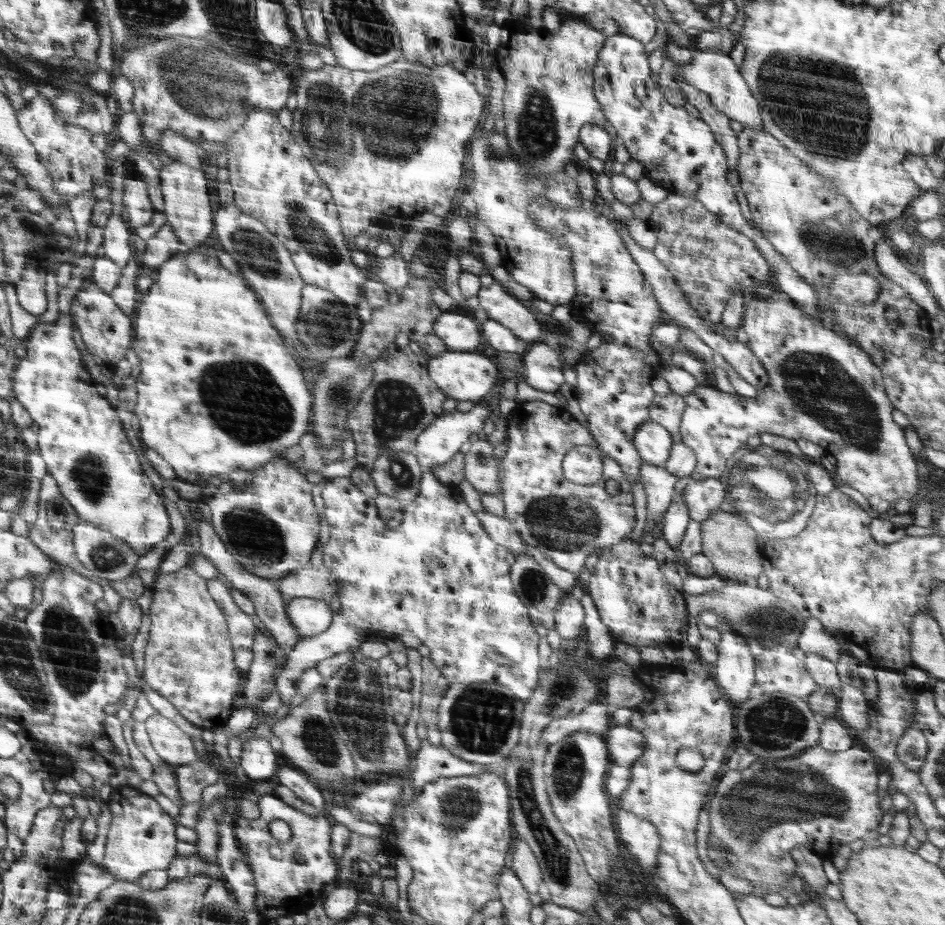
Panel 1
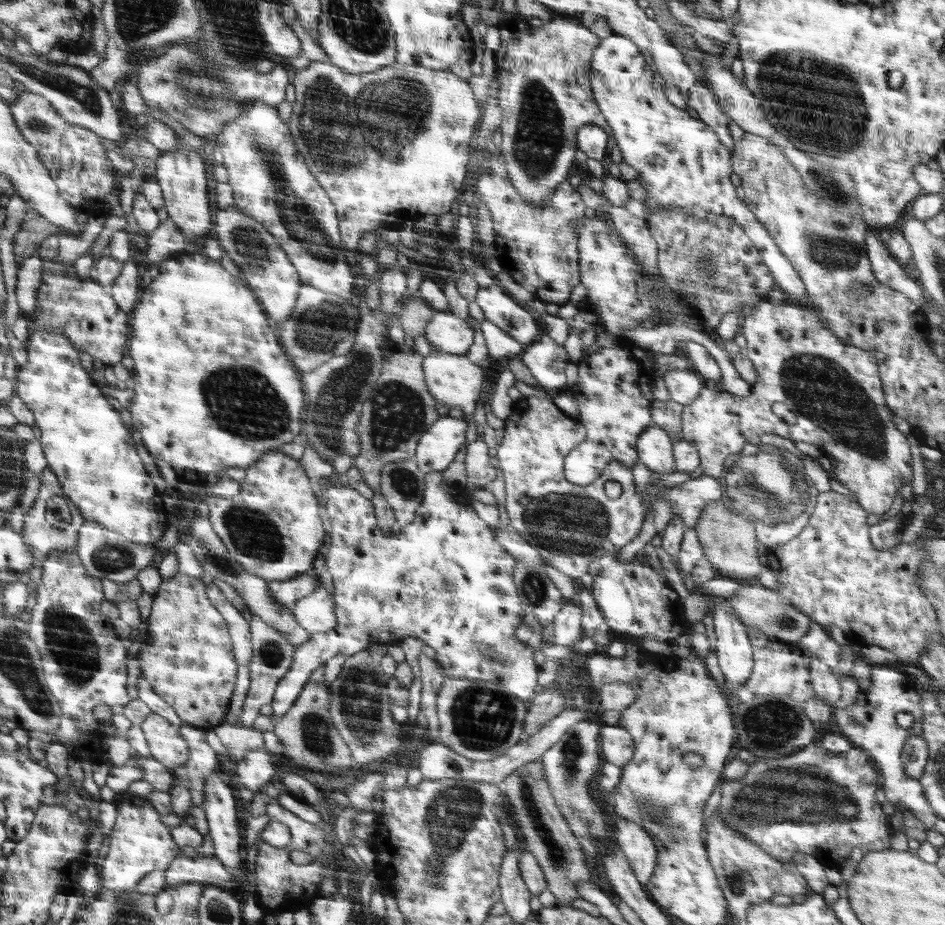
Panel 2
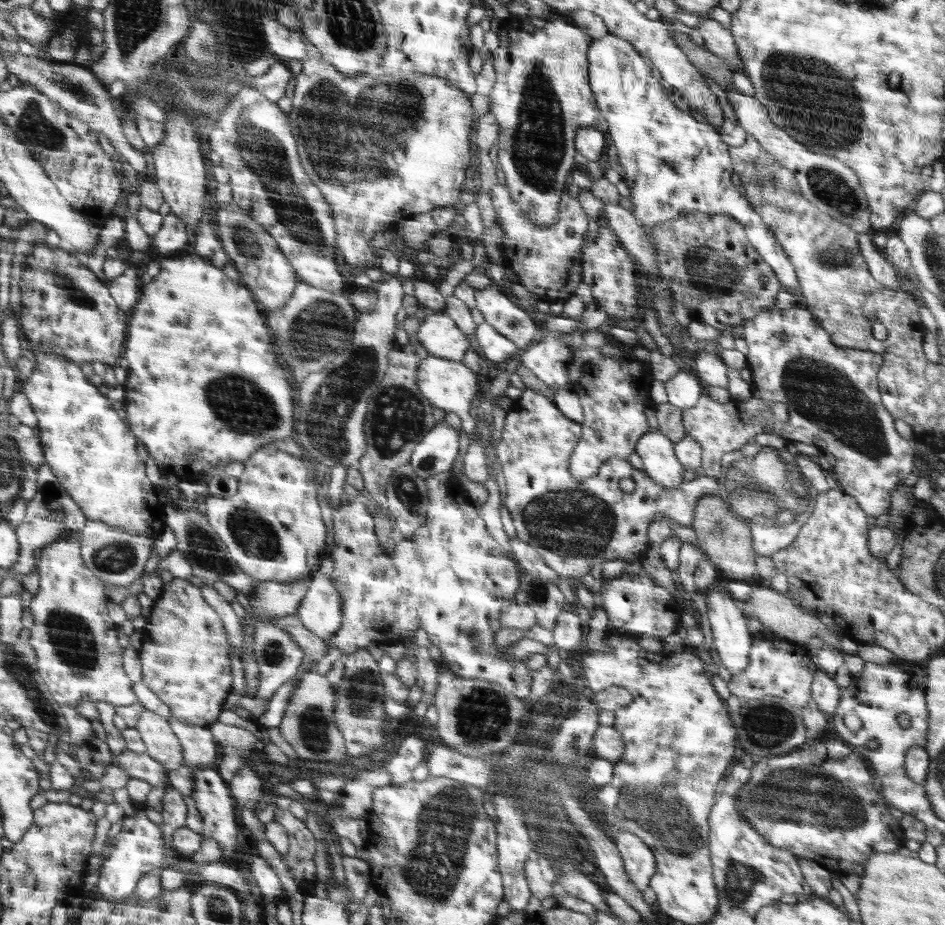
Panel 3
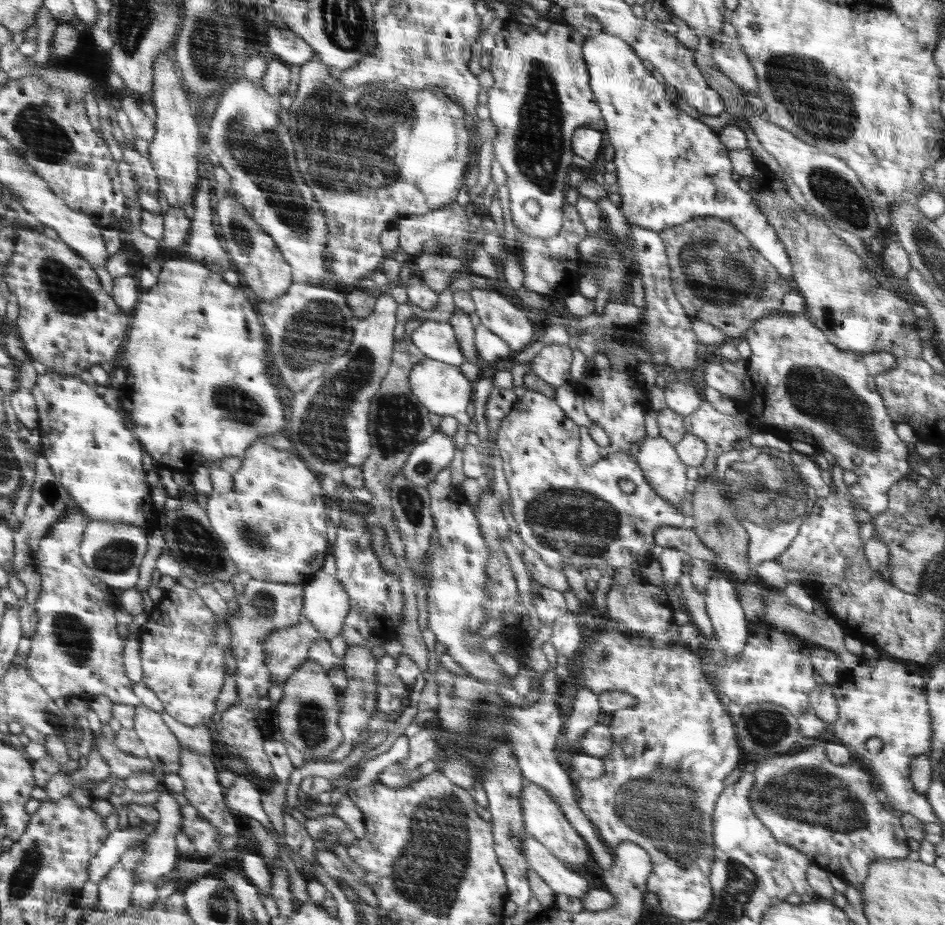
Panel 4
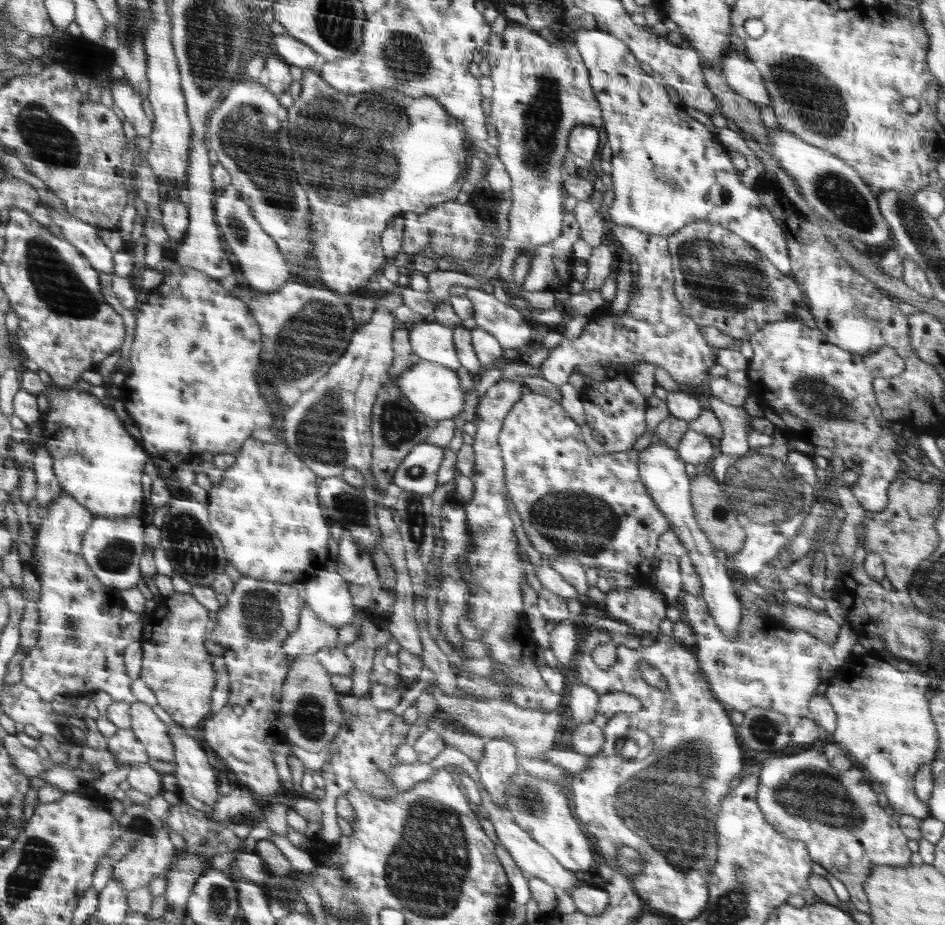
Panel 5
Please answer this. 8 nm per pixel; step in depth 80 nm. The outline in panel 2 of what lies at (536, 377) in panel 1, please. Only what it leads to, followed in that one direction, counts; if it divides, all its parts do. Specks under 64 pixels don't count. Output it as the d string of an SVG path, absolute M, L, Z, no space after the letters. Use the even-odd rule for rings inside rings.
M545 334L520 354L522 362L546 391L556 393L567 386L566 365L570 362L563 345Z

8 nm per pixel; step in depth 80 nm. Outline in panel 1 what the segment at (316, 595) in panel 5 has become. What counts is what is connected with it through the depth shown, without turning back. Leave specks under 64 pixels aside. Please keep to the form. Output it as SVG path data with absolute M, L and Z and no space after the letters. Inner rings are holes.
M302 597L288 601L287 615L302 640L324 632L331 625L334 612L329 600Z

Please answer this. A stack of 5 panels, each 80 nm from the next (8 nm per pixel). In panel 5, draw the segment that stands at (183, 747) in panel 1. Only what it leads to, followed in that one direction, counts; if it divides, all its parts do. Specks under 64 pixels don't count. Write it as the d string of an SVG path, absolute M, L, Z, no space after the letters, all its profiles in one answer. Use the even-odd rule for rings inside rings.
M133 702L130 713L134 734L147 750L147 763L165 779L170 779L176 770L176 755L169 727L158 718L150 705L143 702Z

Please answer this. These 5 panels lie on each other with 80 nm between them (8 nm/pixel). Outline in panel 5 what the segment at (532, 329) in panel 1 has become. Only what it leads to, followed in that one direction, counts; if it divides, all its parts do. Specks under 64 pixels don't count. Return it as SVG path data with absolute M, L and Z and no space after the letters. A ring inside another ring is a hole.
M467 288L465 295L472 301L476 326L493 334L504 349L519 349L530 340L532 328L524 322L518 310L477 288Z

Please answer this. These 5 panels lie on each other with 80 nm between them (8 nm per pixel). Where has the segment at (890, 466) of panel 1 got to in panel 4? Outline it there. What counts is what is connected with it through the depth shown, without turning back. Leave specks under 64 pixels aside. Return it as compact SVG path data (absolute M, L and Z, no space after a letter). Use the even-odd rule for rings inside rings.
M805 311L804 313L787 313L780 312L771 314L770 316L765 316L761 318L754 326L751 326L744 336L746 342L750 345L752 355L746 359L746 368L748 372L748 376L750 376L751 381L753 382L752 386L752 400L749 404L741 404L740 416L730 416L718 413L716 408L712 407L710 403L706 401L706 399L702 400L702 403L696 408L696 412L694 415L688 415L683 418L683 426L685 427L686 433L694 434L694 436L698 436L698 438L702 438L704 440L704 444L706 444L706 459L702 466L709 474L716 472L716 459L720 454L724 454L729 451L734 451L734 446L736 446L736 442L738 440L742 440L742 438L750 438L752 434L756 433L772 433L774 435L778 435L781 438L785 438L791 441L799 441L804 442L806 444L810 444L810 446L814 446L817 450L824 450L830 452L835 458L838 465L844 470L844 472L850 471L854 472L858 477L858 481L856 484L852 486L846 485L848 491L852 496L856 499L856 503L860 508L866 510L874 517L881 512L884 512L888 508L889 503L889 490L896 484L896 482L900 482L902 479L908 478L911 473L910 464L908 463L909 449L910 446L904 443L896 434L895 426L896 424L888 415L888 411L886 411L886 407L884 407L882 397L880 393L877 391L877 386L875 385L875 377L882 372L886 372L887 370L892 370L897 364L896 359L892 353L888 351L878 351L875 353L864 353L859 351L850 351L850 350L842 350L839 349L834 344L830 344L830 341L826 338L826 334L822 332L819 328L813 325L812 319Z

